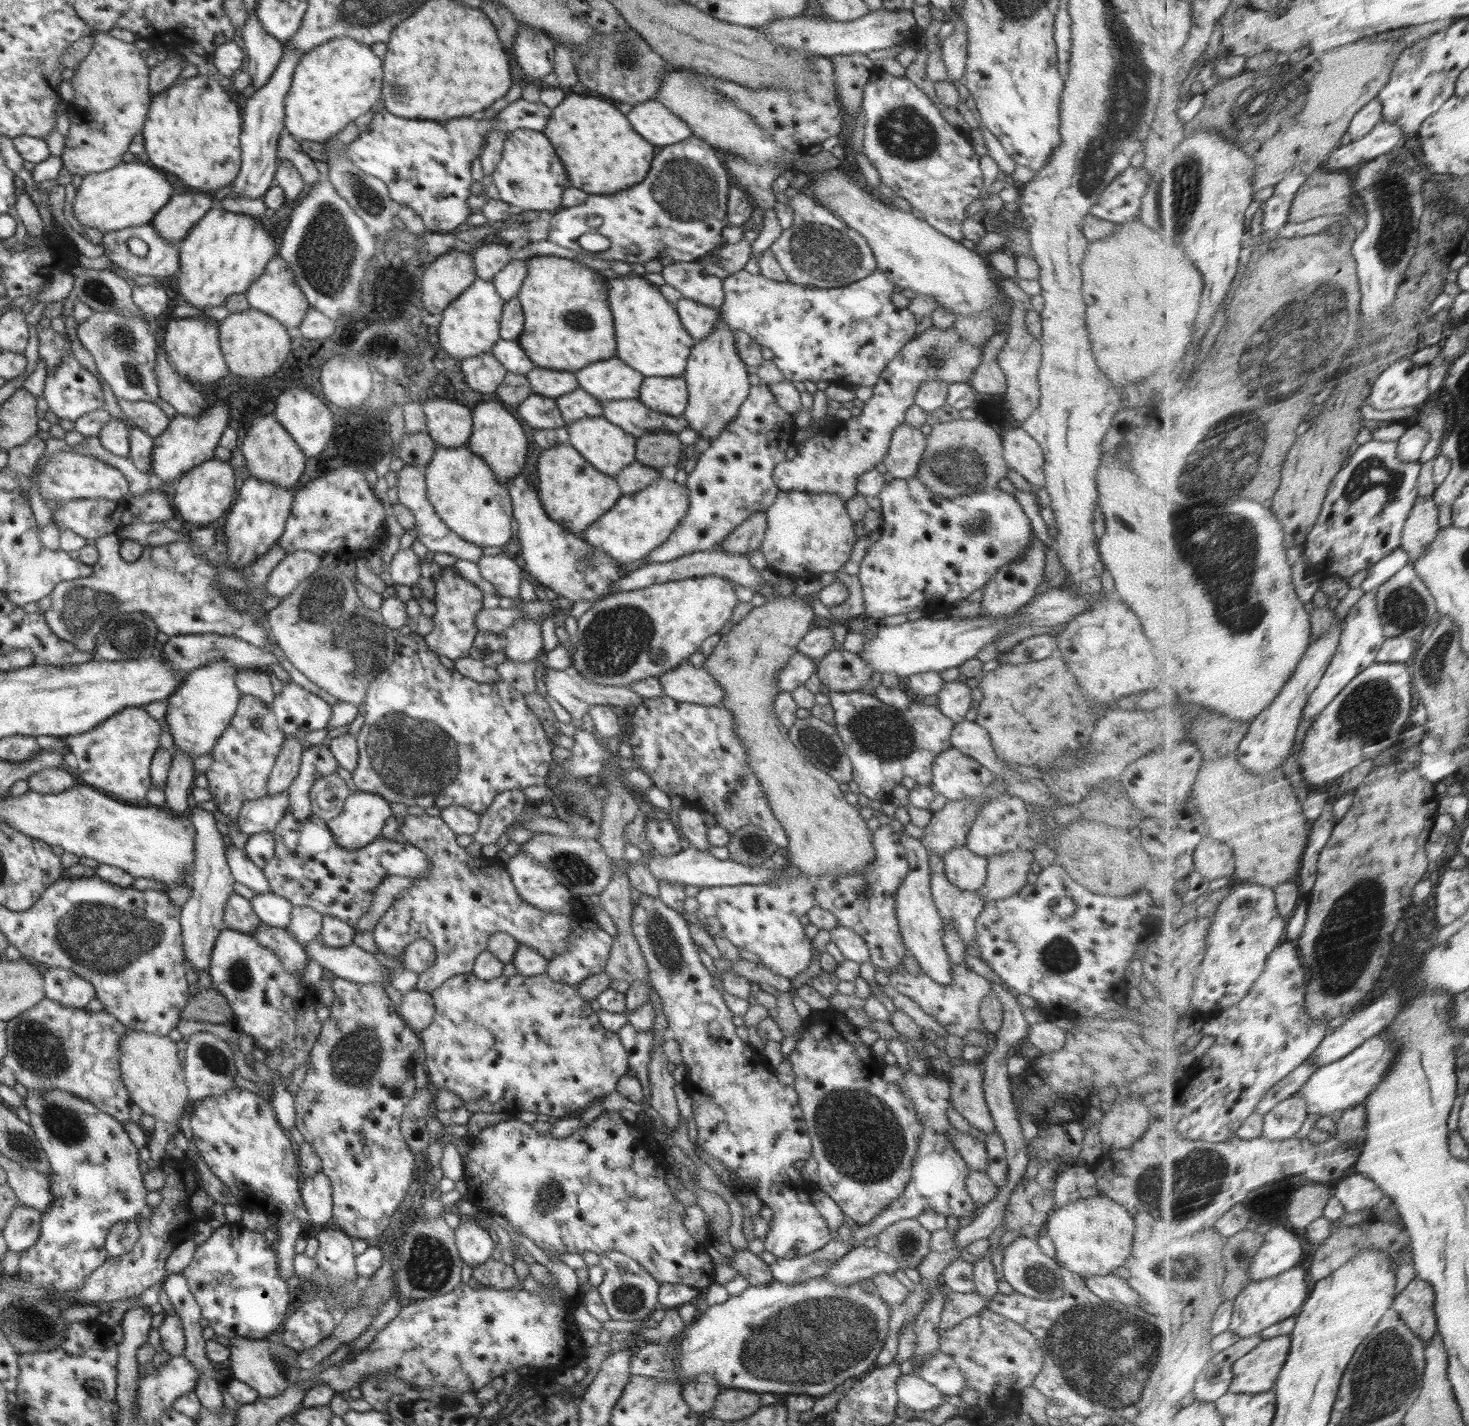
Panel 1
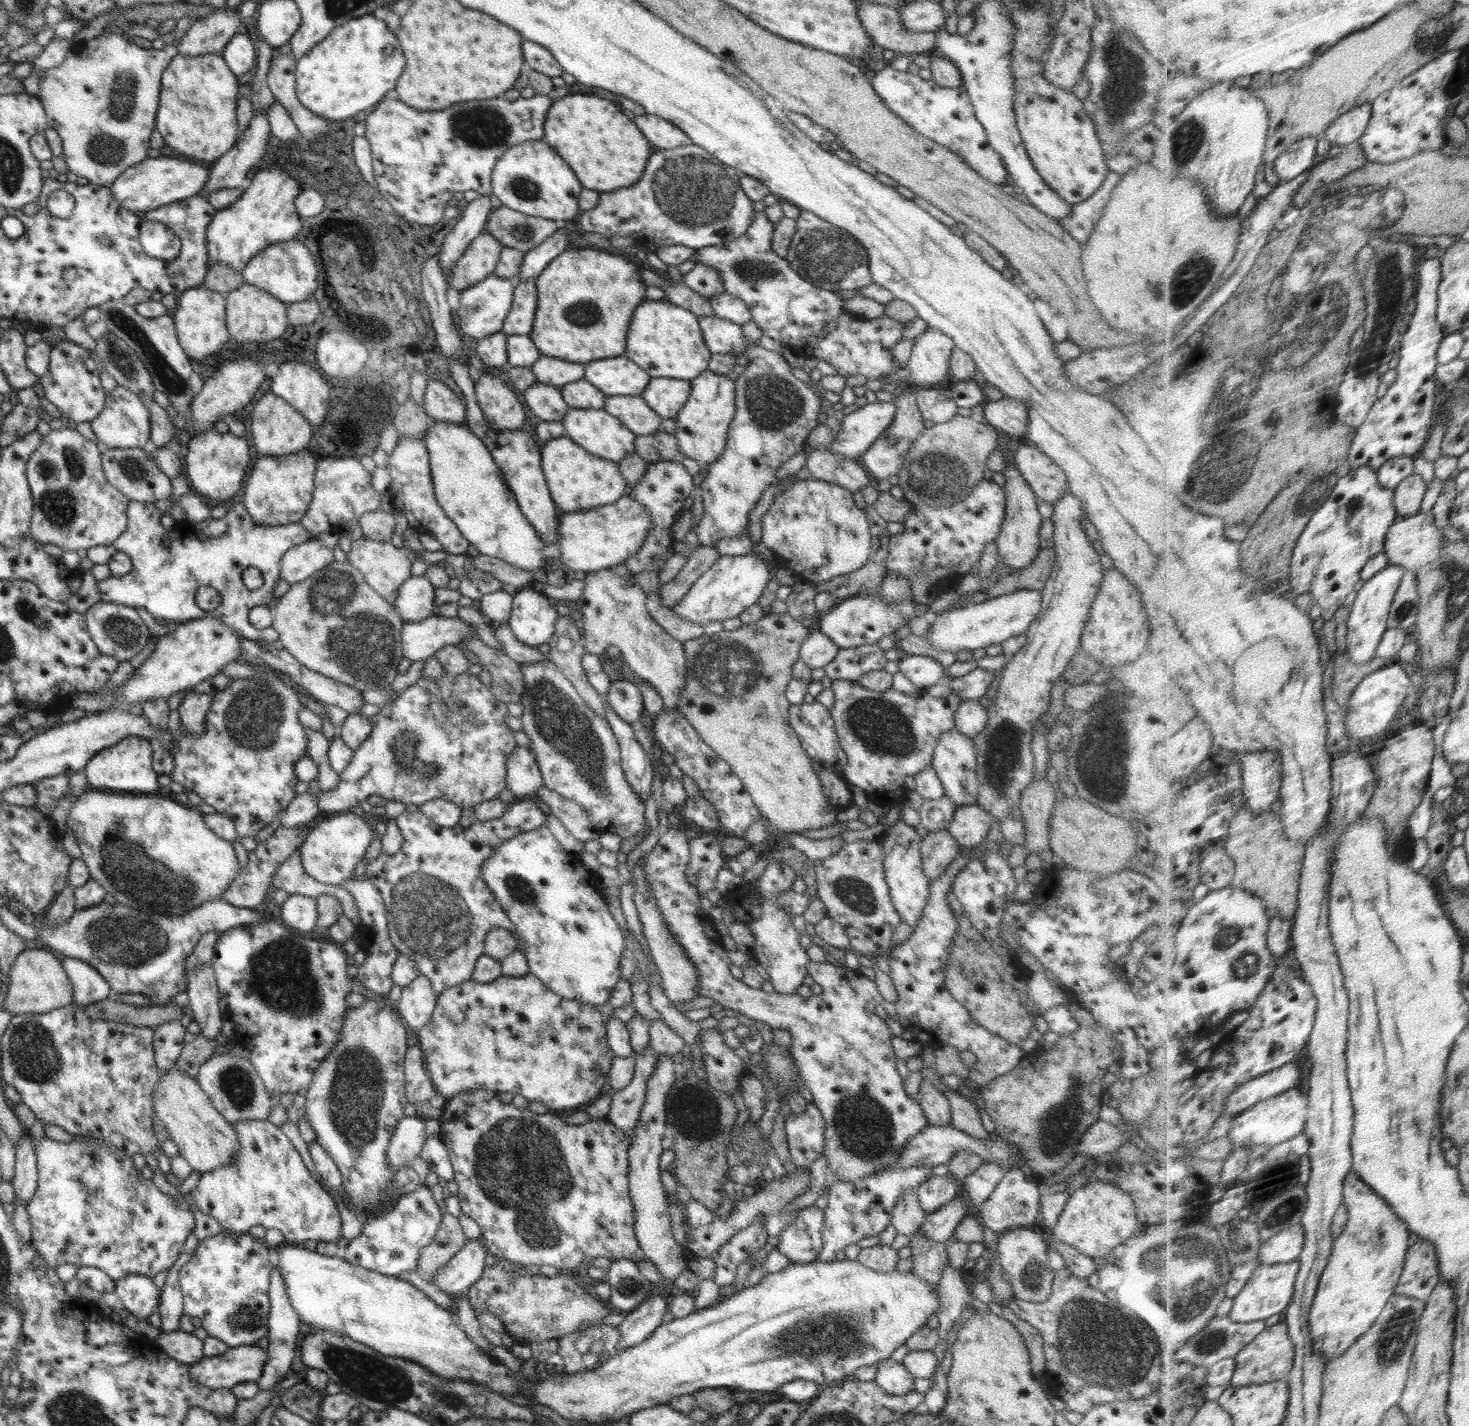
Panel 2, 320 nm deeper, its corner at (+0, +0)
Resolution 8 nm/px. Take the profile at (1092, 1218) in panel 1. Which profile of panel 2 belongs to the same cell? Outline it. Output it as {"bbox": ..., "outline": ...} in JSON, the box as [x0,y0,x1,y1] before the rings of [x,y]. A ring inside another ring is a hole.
{"bbox":[1051,1178,1146,1260],"outline":[[[1091,1178],[1072,1192],[1051,1233],[1064,1244],[1093,1259],[1104,1260],[1113,1248],[1130,1236],[1146,1230],[1137,1217],[1133,1200],[1116,1185]]]}

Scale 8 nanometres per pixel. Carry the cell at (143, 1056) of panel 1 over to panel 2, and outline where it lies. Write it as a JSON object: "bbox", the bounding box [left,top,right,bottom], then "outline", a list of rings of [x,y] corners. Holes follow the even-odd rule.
{"bbox":[152,1066,240,1173],"outline":[[[176,1066],[168,1071],[164,1071],[155,1086],[155,1091],[152,1097],[156,1116],[166,1126],[170,1133],[171,1140],[176,1144],[178,1153],[184,1157],[193,1170],[199,1173],[212,1172],[221,1166],[230,1166],[235,1158],[236,1151],[240,1149],[236,1132],[234,1132],[233,1124],[230,1124],[211,1103],[210,1097],[200,1088],[197,1079],[188,1077],[188,1074],[176,1069]]]}

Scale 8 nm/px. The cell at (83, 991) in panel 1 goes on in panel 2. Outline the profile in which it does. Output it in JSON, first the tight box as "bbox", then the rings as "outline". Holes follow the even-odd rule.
{"bbox":[61,957,112,1006],"outline":[[[66,957],[61,963],[70,979],[72,998],[76,1005],[88,1006],[112,996],[112,988],[108,982],[87,962]]]}

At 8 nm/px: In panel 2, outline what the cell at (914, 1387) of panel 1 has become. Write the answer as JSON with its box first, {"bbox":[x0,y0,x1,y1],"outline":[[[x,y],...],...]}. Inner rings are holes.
{"bbox":[873,1357,914,1395],"outline":[[[888,1357],[877,1362],[877,1371],[873,1380],[884,1392],[891,1395],[905,1395],[914,1390],[914,1378],[902,1362]]]}

